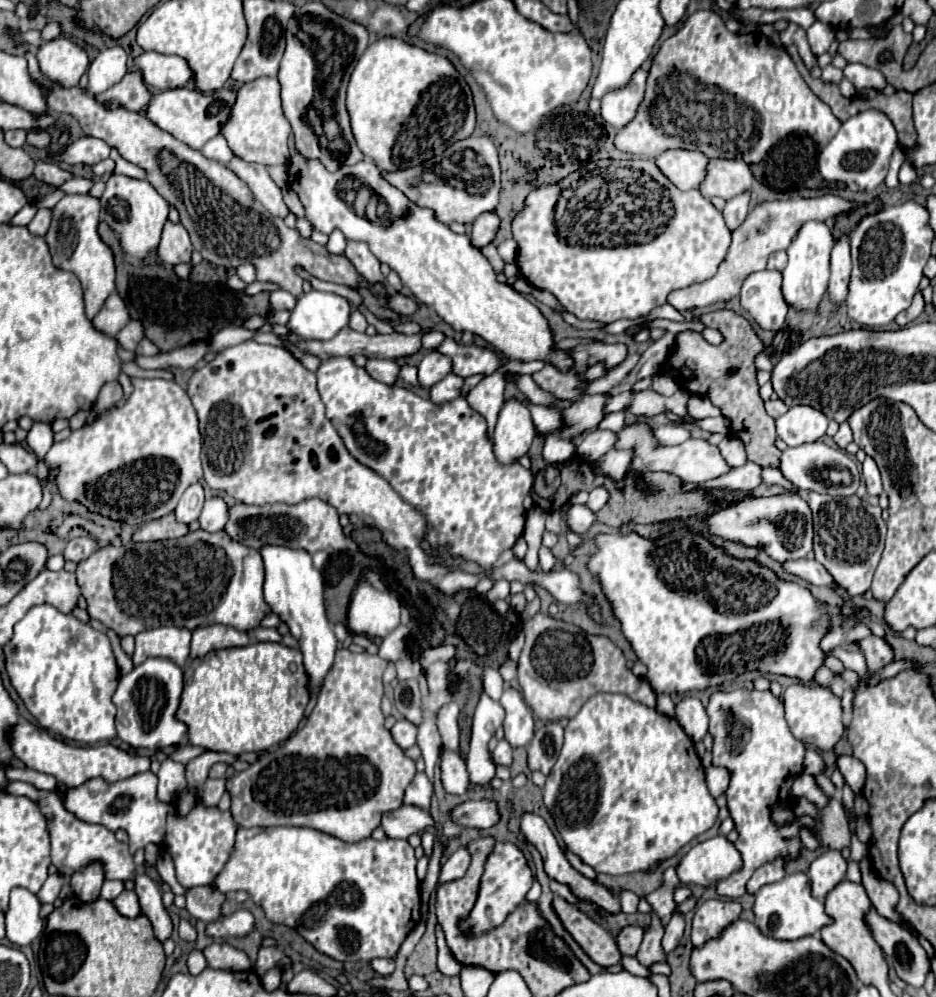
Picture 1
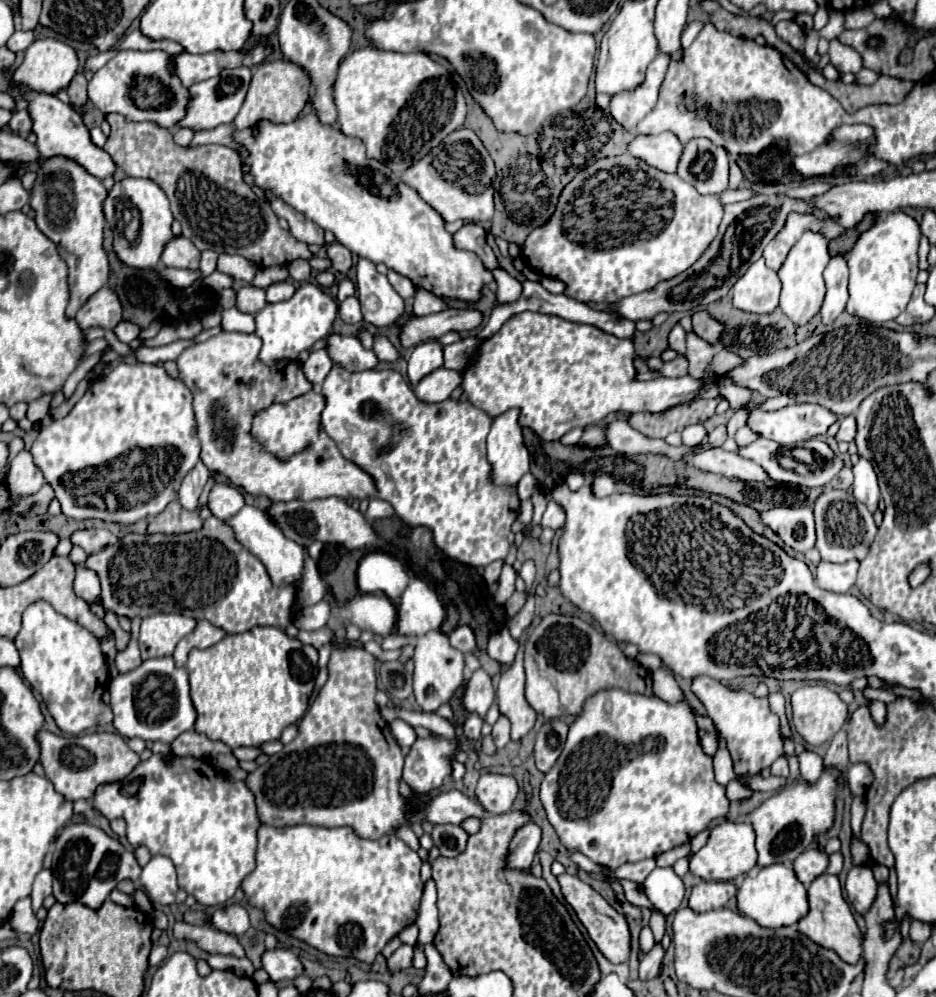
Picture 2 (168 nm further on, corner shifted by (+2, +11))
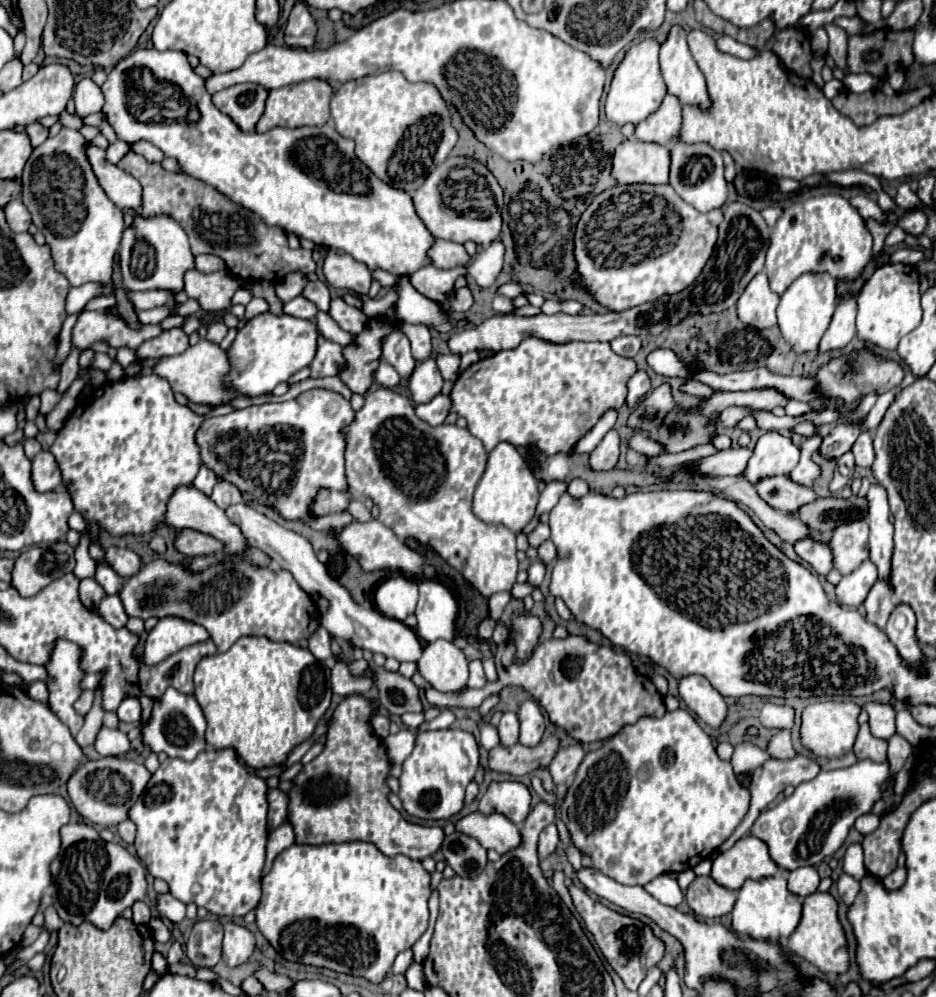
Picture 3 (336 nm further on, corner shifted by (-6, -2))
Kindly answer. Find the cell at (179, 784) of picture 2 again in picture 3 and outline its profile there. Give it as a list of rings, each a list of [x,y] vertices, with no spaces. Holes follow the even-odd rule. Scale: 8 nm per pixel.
[[[232,748],[200,752],[192,762],[168,758],[152,774],[144,794],[130,810],[136,824],[136,854],[154,878],[162,878],[170,886],[170,894],[184,904],[194,902],[216,916],[246,916],[260,902],[260,874],[266,856],[268,838],[268,798],[266,780],[252,774]]]

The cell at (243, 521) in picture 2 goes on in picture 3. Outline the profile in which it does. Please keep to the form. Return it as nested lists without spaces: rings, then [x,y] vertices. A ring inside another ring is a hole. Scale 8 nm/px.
[[[178,486],[174,490],[174,494],[168,500],[166,506],[166,516],[164,522],[176,530],[184,530],[184,528],[192,528],[204,534],[212,534],[214,538],[220,538],[220,542],[224,542],[224,550],[240,550],[240,546],[248,546],[248,542],[244,542],[244,538],[240,538],[240,530],[236,530],[236,526],[232,526],[232,522],[226,518],[226,514],[200,490],[196,490],[196,486]]]

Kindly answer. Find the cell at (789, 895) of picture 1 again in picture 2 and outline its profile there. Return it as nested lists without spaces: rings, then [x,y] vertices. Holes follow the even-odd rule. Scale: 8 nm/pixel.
[[[782,863],[756,869],[752,875],[748,875],[742,881],[736,899],[738,899],[740,913],[754,919],[760,927],[768,927],[768,929],[780,929],[786,925],[794,925],[802,917],[806,917],[806,913],[810,911],[808,889],[798,881],[794,869]]]

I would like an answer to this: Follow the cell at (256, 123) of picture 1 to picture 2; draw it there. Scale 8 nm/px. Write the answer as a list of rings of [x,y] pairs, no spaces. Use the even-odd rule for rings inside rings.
[[[268,61],[262,63],[254,69],[252,81],[244,99],[244,105],[232,125],[242,131],[242,129],[252,129],[252,133],[258,133],[258,123],[260,121],[270,121],[270,123],[292,123],[298,113],[304,109],[308,99],[308,77],[306,73],[288,61]]]

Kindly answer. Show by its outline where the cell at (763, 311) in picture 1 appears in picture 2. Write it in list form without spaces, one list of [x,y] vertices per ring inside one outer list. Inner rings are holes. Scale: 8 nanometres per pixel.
[[[758,259],[732,287],[734,305],[748,313],[772,313],[780,303],[780,289],[776,271]]]

